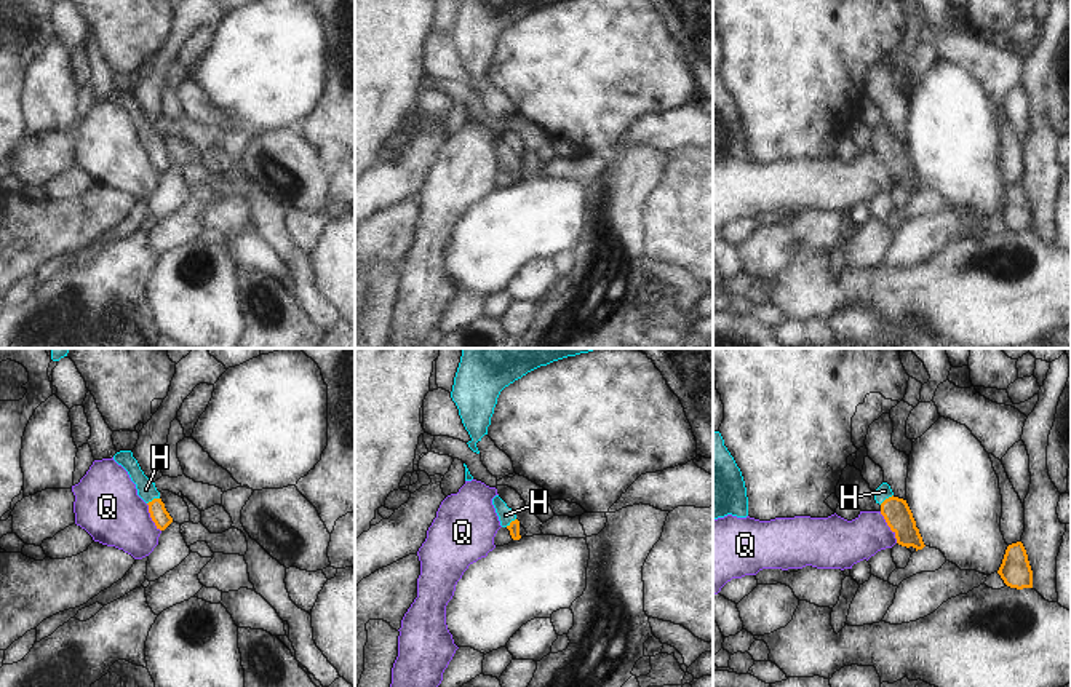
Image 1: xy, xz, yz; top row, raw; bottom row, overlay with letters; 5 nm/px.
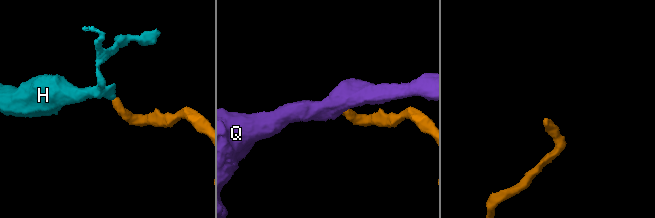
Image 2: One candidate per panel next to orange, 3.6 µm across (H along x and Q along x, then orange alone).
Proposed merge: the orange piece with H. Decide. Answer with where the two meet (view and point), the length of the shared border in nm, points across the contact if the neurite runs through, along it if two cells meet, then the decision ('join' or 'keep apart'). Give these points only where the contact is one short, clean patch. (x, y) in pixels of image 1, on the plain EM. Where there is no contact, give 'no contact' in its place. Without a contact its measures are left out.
yz (886, 141) | 90 nm | across yz (895, 154), (886, 141), (884, 133) | join

